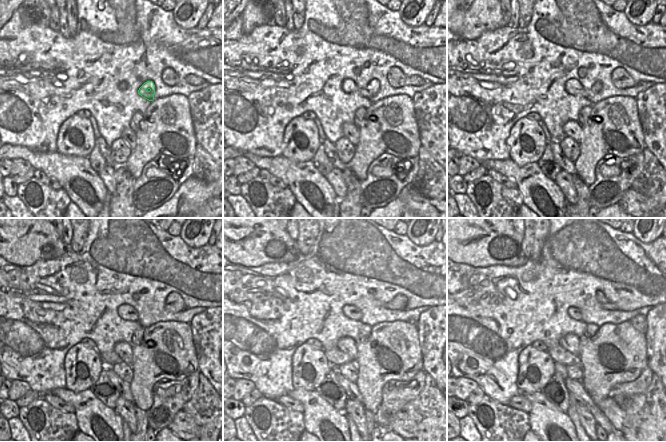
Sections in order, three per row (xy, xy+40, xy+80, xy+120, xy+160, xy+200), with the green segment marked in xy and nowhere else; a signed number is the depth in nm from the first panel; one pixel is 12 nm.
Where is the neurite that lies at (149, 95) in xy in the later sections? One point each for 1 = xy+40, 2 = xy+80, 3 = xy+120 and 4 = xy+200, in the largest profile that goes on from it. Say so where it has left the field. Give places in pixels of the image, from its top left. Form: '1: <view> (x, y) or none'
1: xy+40 (348, 86)
2: xy+80 (572, 86)
3: xy+120 (127, 312)
4: xy+200 (574, 313)

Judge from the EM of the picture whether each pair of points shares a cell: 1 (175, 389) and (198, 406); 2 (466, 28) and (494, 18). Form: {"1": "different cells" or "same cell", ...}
{"1": "different cells", "2": "same cell"}

